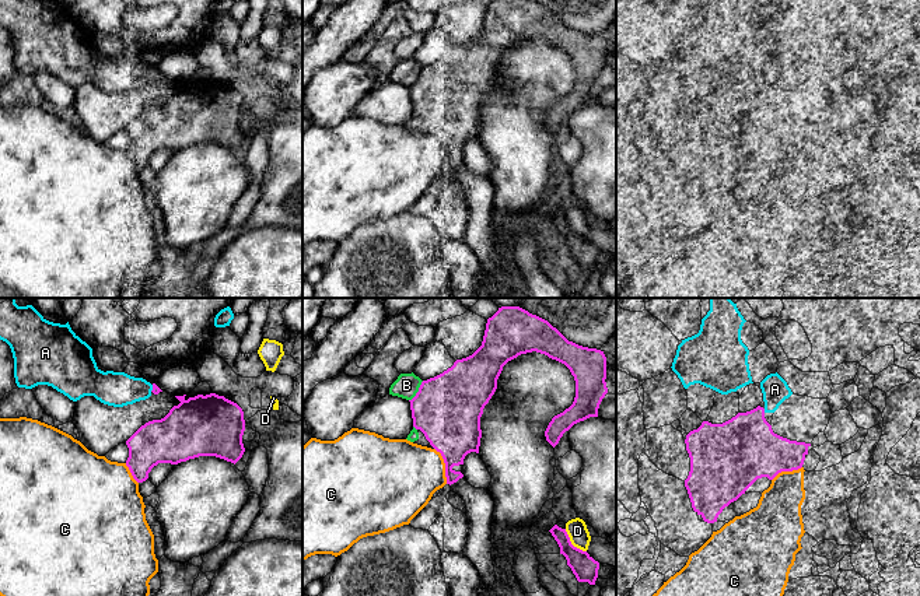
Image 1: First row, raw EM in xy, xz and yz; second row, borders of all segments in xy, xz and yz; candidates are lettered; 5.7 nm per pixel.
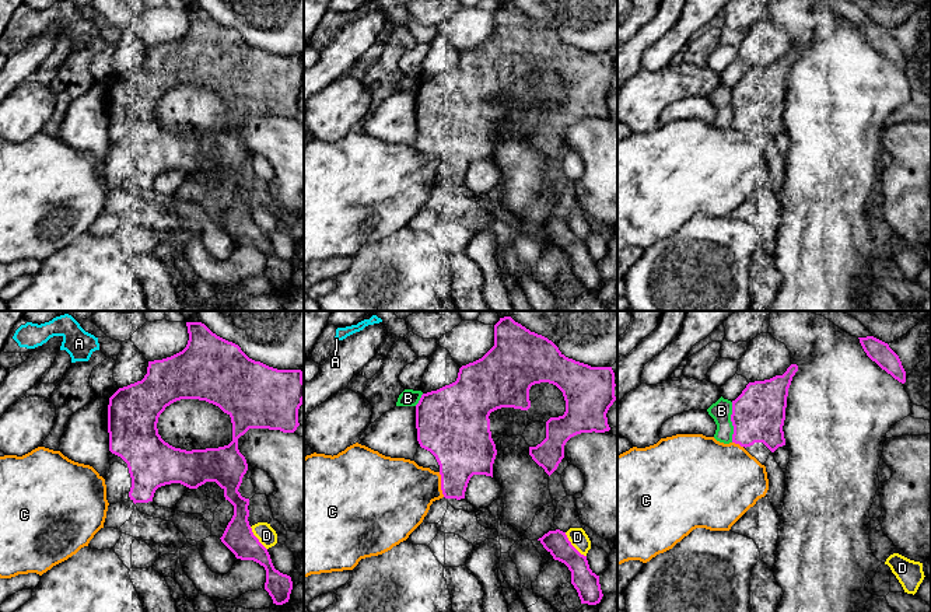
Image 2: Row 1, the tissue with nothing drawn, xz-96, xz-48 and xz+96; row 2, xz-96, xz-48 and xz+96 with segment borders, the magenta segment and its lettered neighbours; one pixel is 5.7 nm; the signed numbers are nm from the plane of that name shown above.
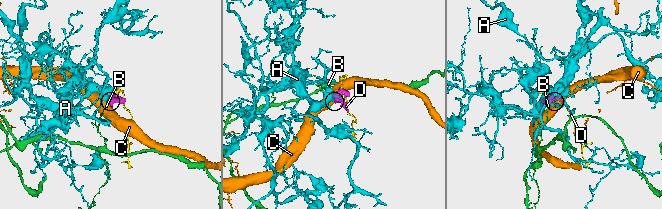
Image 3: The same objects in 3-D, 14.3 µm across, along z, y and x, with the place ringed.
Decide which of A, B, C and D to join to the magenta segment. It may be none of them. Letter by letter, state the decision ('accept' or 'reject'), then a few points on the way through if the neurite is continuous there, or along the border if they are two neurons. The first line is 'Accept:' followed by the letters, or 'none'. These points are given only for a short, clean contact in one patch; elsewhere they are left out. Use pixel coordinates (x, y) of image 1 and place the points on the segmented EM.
Accept: A
A: accept
B: reject; border along xz (423, 381), (419, 391), (409, 400)
C: reject
D: reject

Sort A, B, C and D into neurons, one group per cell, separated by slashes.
A / B / C / D

